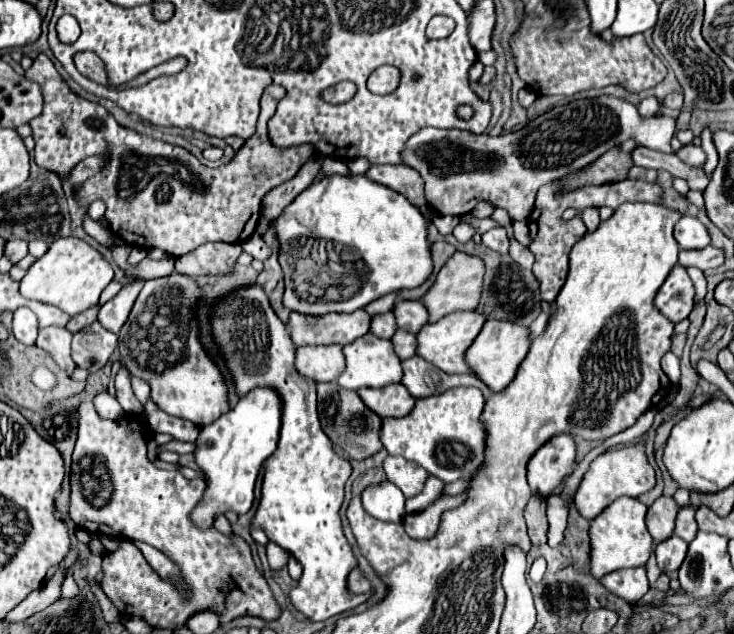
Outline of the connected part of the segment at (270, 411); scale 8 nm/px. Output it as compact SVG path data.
M255 389L251 393L247 393L231 411L227 411L225 415L221 415L217 421L213 421L211 425L201 427L199 431L199 439L195 443L195 461L199 465L199 469L203 469L205 475L205 493L201 497L201 501L195 505L195 509L191 511L191 521L195 523L195 527L199 527L201 531L211 529L215 525L217 515L225 515L227 511L233 513L247 513L253 505L253 489L255 489L255 481L261 469L261 463L275 451L277 447L277 439L279 439L279 427L281 427L281 401L279 395L273 389Z

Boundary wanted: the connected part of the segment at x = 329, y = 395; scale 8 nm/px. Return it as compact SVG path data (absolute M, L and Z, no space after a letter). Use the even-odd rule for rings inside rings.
M319 383L317 405L319 405L319 421L323 431L333 441L335 447L345 451L349 459L367 459L383 447L379 441L381 419L363 405L363 401L355 391L347 391L337 383ZM353 419L355 419L355 427L353 427Z

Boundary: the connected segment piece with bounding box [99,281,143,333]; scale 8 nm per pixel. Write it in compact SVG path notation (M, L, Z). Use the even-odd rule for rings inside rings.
M137 281L137 283L131 283L131 285L125 285L111 301L107 301L101 309L99 309L99 323L111 331L111 333L117 333L123 323L127 321L127 315L141 291L143 283Z

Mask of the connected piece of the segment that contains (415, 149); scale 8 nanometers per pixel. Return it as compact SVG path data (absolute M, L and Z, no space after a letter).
M601 95L555 107L529 121L517 133L501 133L497 137L487 133L475 135L461 129L425 127L411 135L411 141L407 141L401 151L401 159L421 173L427 203L441 215L465 215L479 201L489 201L505 209L513 221L527 221L541 185L587 167L627 139L635 139L637 145L661 153L673 154L670 145L673 133L673 117L641 117L635 105L613 95Z

